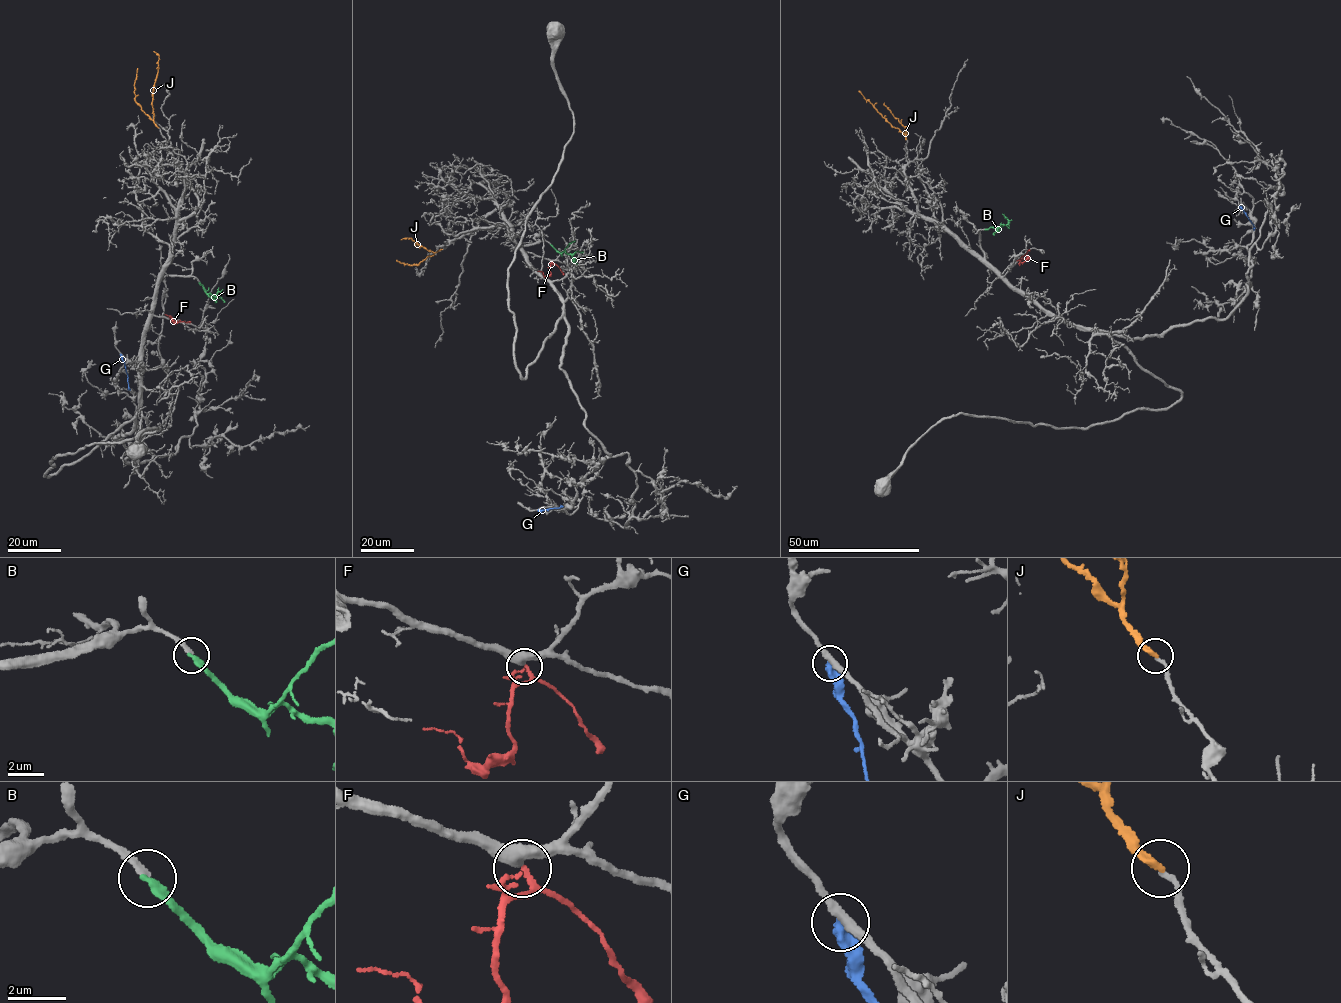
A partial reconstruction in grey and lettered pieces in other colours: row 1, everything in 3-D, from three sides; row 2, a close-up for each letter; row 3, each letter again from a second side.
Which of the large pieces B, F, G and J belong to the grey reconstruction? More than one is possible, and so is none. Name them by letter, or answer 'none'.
B, F

